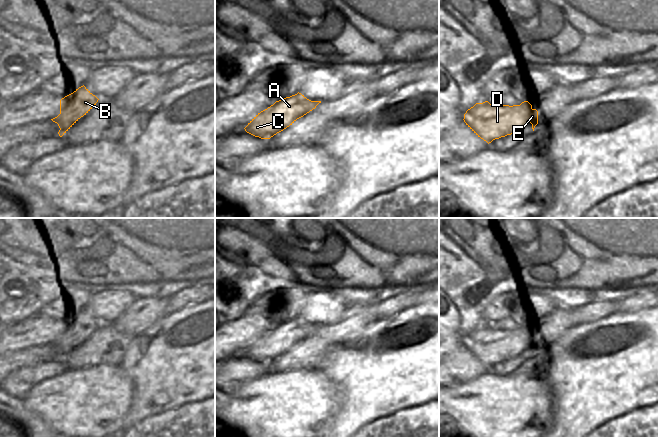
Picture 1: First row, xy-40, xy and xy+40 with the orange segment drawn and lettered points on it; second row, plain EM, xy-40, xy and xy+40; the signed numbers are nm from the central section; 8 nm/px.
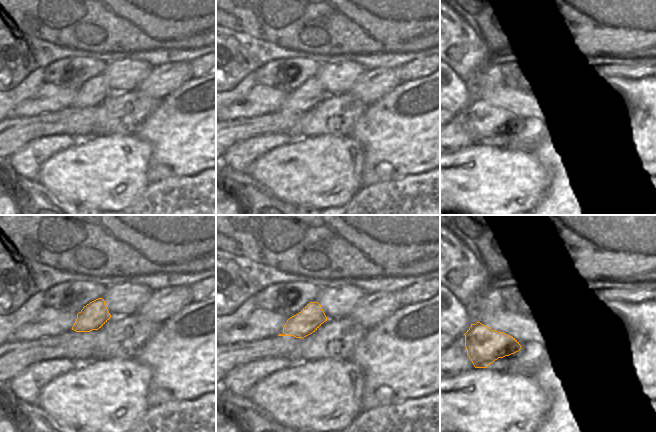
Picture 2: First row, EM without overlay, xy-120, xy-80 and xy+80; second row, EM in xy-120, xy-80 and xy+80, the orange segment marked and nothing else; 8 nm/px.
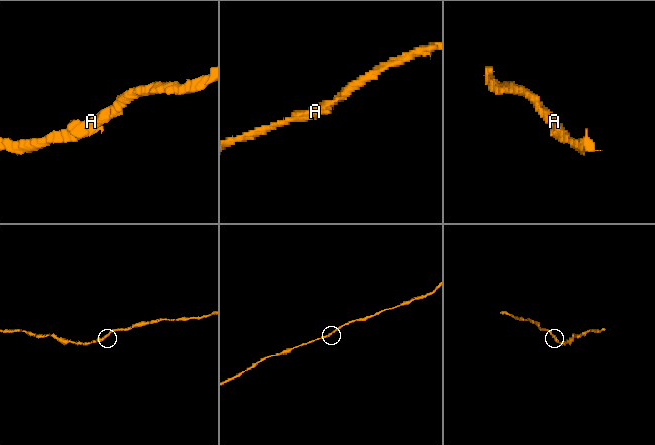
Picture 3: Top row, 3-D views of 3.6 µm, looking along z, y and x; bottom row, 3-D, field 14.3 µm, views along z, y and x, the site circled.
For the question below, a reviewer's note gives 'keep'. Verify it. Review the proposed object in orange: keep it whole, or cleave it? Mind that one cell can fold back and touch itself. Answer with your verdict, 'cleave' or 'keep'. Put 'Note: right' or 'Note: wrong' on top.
Note: right
keep

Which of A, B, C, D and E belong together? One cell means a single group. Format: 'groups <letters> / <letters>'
groups A B C D E

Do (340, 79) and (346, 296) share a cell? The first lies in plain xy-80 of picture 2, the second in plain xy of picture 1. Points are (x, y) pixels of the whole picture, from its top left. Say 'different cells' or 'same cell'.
different cells

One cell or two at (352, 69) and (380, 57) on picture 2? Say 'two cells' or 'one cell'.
two cells

